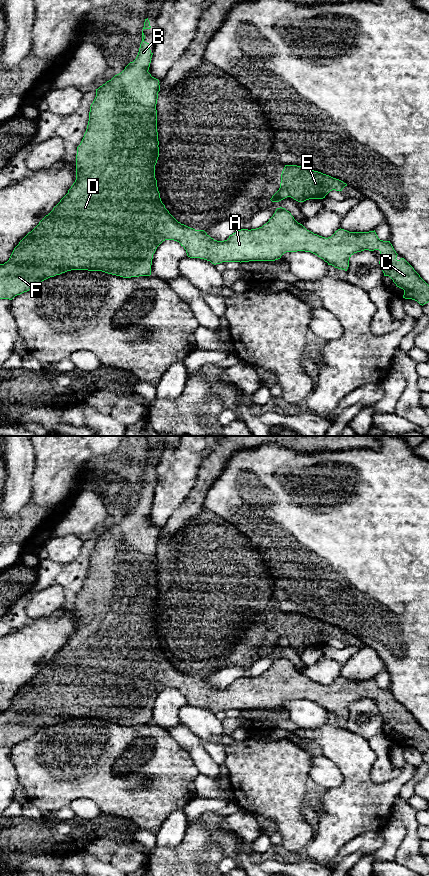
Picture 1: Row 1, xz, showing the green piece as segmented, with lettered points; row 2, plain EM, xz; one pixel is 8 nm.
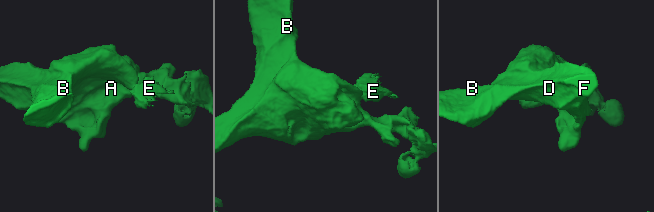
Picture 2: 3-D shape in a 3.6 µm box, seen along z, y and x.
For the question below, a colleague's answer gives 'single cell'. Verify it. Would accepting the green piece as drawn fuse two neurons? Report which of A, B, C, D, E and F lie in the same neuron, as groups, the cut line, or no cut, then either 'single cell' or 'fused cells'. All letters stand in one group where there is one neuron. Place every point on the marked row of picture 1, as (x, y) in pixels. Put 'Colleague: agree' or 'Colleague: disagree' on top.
Colleague: disagree
groups A B C D F / E; cut xz (280, 187), (284, 187), (290, 196); fused cells

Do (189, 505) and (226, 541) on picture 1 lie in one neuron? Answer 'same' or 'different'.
different

